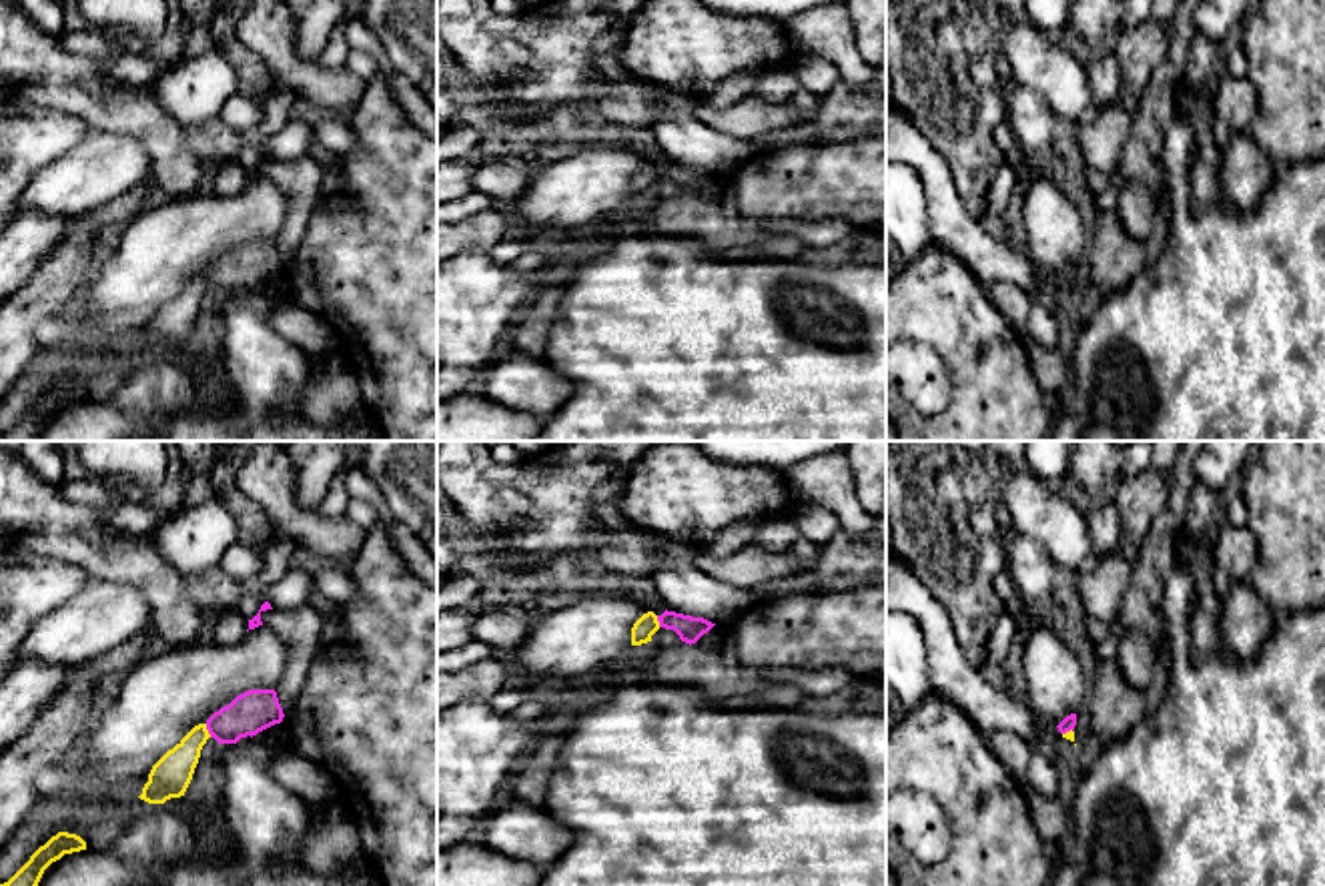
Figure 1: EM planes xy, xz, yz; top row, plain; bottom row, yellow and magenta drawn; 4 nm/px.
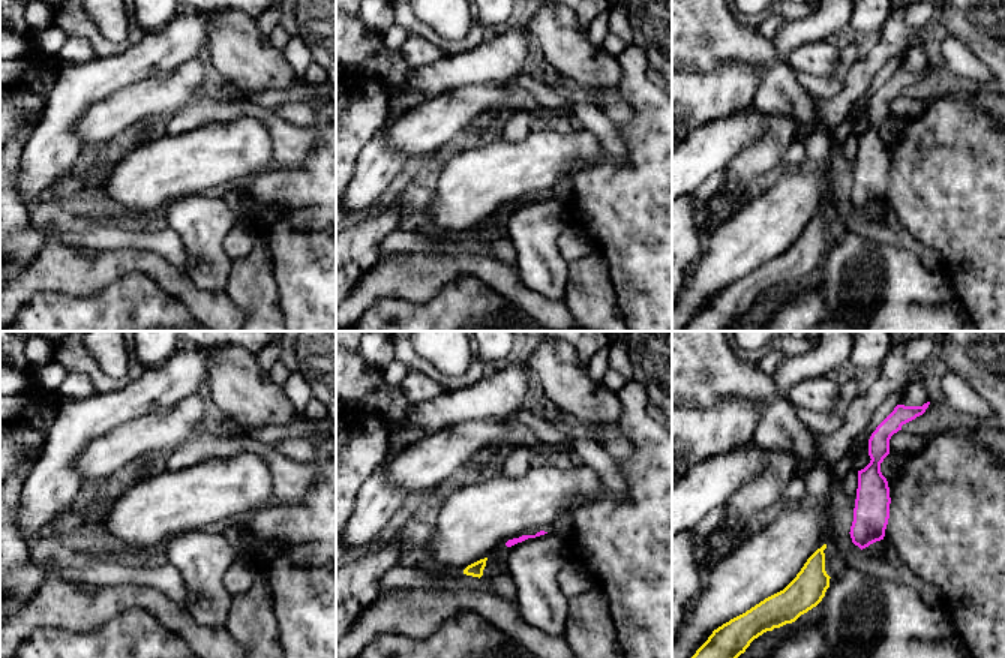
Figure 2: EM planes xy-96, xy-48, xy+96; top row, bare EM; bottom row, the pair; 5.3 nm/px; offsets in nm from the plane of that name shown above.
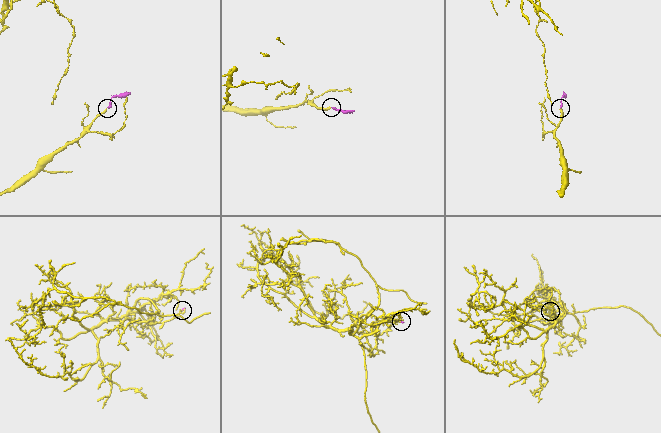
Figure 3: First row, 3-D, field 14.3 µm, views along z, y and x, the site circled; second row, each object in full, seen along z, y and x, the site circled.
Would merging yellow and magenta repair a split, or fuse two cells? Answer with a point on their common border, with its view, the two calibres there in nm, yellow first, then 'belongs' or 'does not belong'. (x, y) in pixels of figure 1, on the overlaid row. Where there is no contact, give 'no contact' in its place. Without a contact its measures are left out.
meets yellow in xy at (207, 730); 160 nm thick on the yellow side, 170 nm on the other; belongs

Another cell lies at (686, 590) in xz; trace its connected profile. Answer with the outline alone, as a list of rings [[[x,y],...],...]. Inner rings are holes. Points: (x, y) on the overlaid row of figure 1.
[[[659,535],[651,541],[668,557],[666,565],[651,575],[668,611],[732,625],[754,605],[748,589],[720,581],[694,565],[694,555],[700,551],[696,545]]]

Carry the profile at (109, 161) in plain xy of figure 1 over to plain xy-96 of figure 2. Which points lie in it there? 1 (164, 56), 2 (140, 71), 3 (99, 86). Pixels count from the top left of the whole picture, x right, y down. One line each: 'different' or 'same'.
1: different
2: different
3: different

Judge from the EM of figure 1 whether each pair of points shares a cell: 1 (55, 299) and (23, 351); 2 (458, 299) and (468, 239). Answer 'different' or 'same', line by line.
1: same
2: different

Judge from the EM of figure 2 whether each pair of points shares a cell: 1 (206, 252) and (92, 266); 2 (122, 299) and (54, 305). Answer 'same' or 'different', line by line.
1: different
2: same

